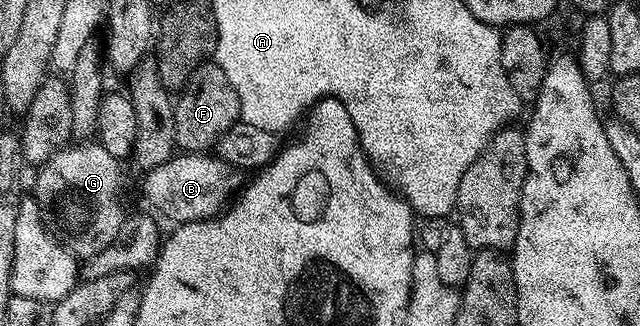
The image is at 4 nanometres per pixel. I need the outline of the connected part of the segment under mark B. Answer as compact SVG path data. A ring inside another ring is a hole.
M184 152L161 163L156 169L146 170L147 197L165 216L172 217L172 222L204 221L218 217L240 192L245 181L244 174L218 155L207 156L211 155Z

